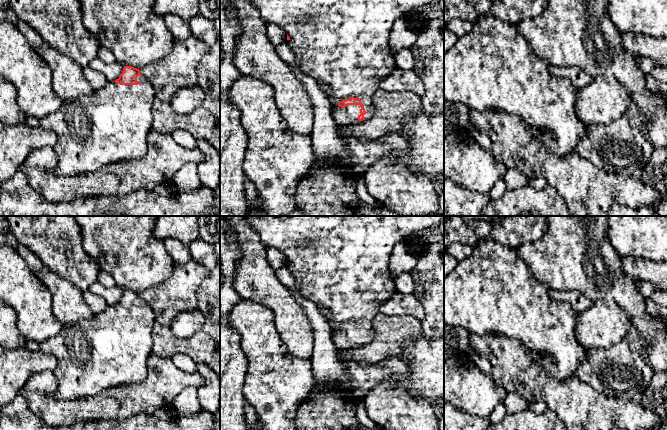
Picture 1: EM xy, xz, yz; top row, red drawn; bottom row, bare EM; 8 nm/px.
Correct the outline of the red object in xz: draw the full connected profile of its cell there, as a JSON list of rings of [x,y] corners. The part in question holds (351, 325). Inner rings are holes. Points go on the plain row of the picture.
[[[248,216],[247,222],[268,248],[278,249],[285,254],[287,258],[286,267],[292,274],[300,295],[315,303],[318,308],[326,308],[330,311],[331,318],[328,321],[331,326],[332,340],[336,348],[341,350],[372,341],[374,317],[380,312],[381,304],[389,299],[394,292],[397,292],[395,281],[392,279],[389,270],[390,256],[395,245],[418,231],[433,228],[436,224],[444,222],[444,216]]]

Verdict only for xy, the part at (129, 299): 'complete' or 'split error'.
split error

